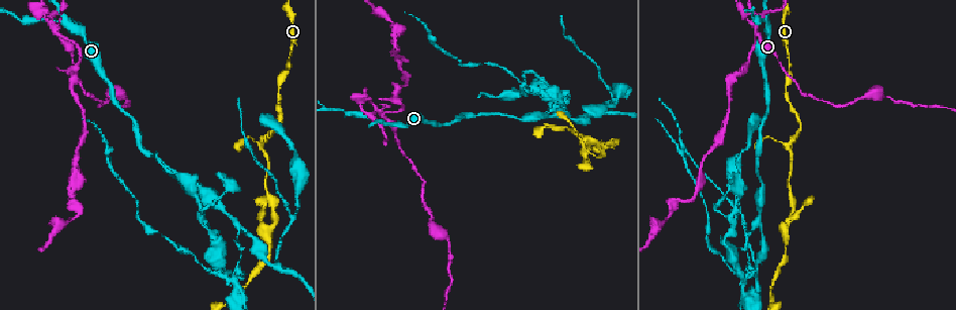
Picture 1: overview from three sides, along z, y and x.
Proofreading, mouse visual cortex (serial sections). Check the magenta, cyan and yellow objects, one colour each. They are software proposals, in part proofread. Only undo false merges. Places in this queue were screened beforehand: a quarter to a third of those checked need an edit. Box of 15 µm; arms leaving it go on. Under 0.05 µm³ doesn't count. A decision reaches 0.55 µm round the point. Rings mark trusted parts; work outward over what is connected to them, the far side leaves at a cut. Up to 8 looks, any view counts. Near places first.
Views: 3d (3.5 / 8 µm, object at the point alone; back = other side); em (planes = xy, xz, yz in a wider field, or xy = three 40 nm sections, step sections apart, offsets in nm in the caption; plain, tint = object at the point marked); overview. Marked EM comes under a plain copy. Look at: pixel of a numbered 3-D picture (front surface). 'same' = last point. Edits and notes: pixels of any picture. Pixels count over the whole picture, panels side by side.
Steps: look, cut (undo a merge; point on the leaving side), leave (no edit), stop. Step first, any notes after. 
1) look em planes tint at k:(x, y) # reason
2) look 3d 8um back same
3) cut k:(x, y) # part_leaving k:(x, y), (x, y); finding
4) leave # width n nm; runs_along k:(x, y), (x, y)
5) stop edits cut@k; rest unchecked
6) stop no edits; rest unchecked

look 3d 3.5um at 1:(796, 138)

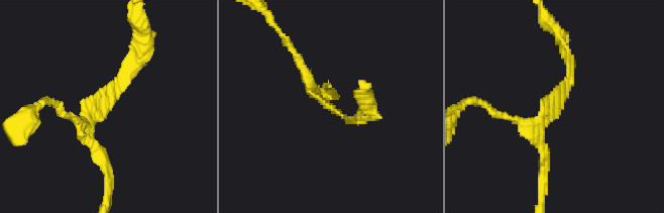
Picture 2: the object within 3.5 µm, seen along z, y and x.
look em planes tint at 2:(555, 107) # arms 3; arm_widths 150, 150, 150 nm; shape alone is not enough

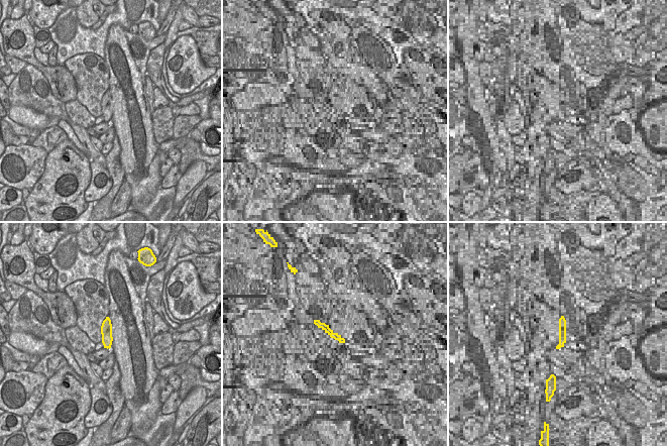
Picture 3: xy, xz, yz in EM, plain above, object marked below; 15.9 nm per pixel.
leave # width 190 nm; runs_along 2:(138, 58), (89, 120), (105, 167); one cell here

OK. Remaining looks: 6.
look 3d 3.5um at 1:(591, 141) # sharp bend

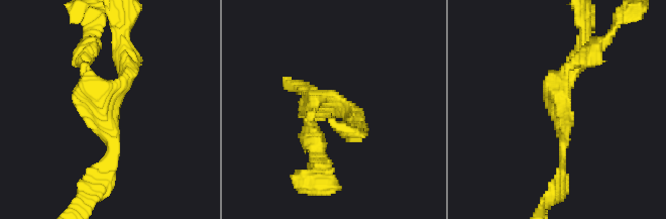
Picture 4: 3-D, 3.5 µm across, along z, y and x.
leave # arm_widths 150, 150, 250 nm; runs_along 4:(585, 37), (562, 87), (562, 155); continuous, no second cell

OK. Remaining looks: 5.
look 3d 3.5um back at 1:(757, 222) # thick turns thin

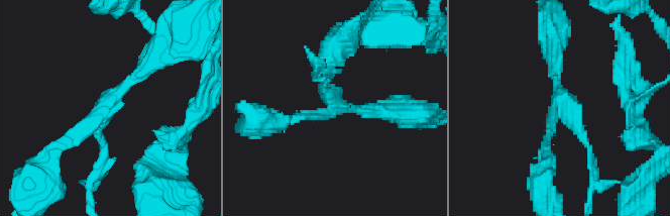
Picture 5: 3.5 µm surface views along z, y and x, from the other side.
look em xy step 2 tint at 5:(106, 102) # arms 3; arm_widths 150, 150, 250 nm; shape alone is not enough

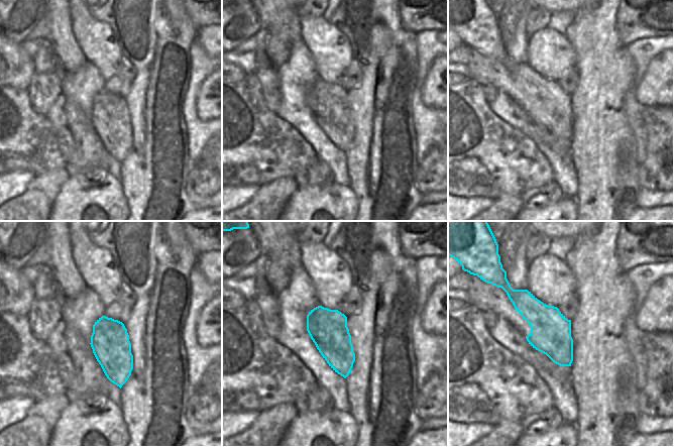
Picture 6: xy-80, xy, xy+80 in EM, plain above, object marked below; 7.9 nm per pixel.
look em xy step 3 tint same

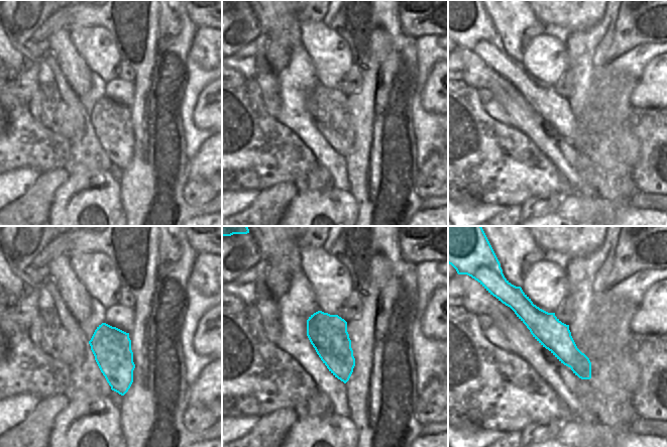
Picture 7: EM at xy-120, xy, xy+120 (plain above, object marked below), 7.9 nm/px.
cut 5:(591, 164) # part_leaving 5:(582, 133), (595, 171), (587, 202); a second cell is stuck on

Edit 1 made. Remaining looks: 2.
stop edits cut@5; rest unchecked

